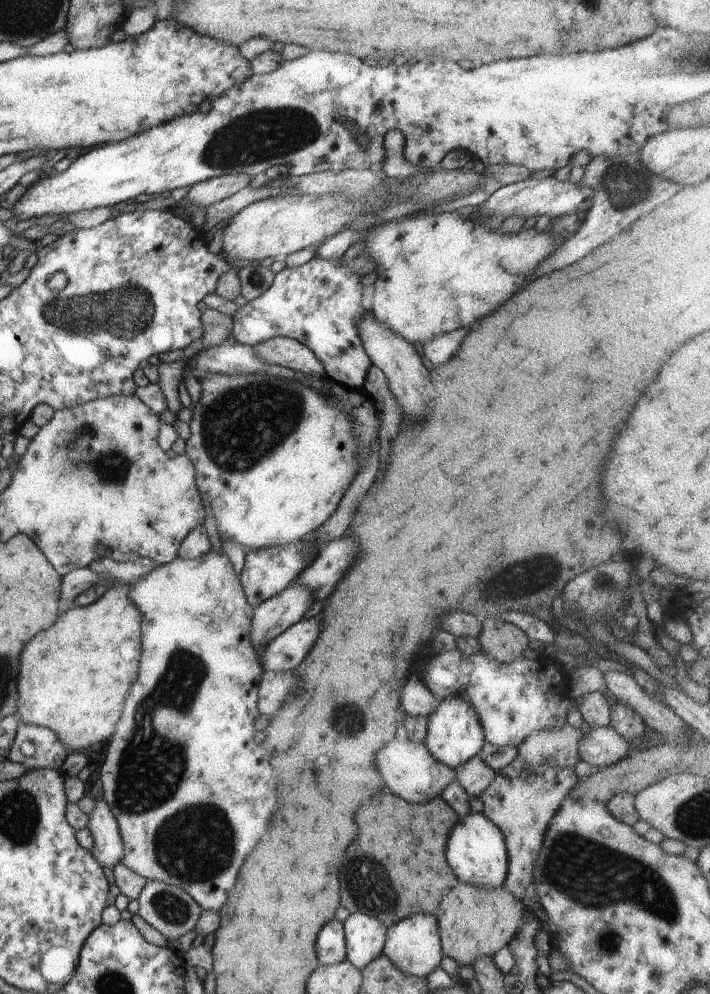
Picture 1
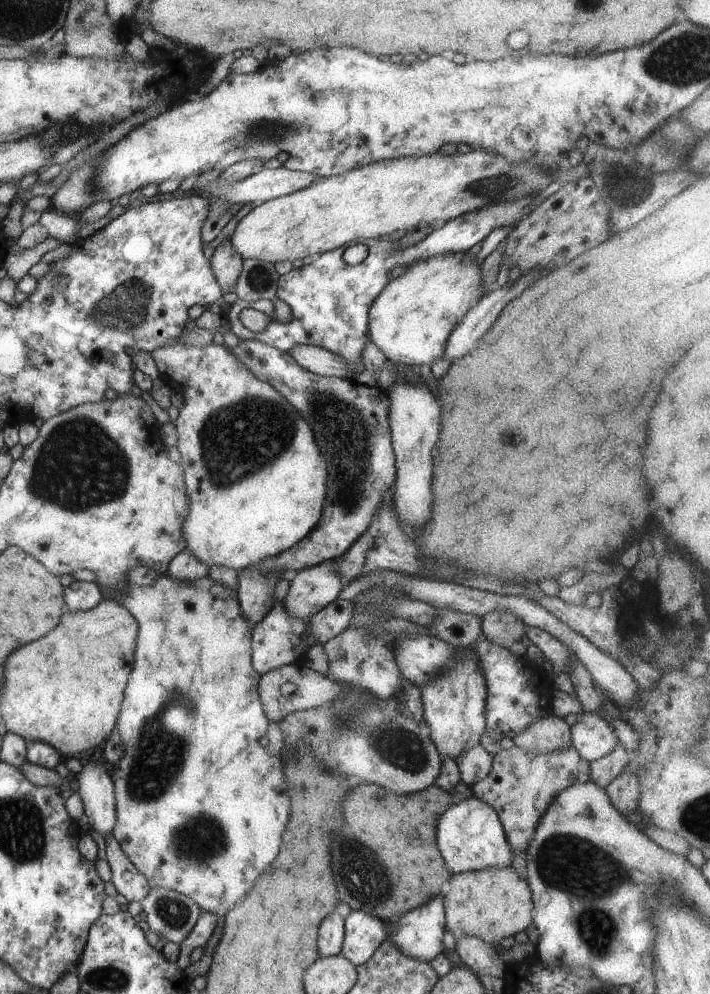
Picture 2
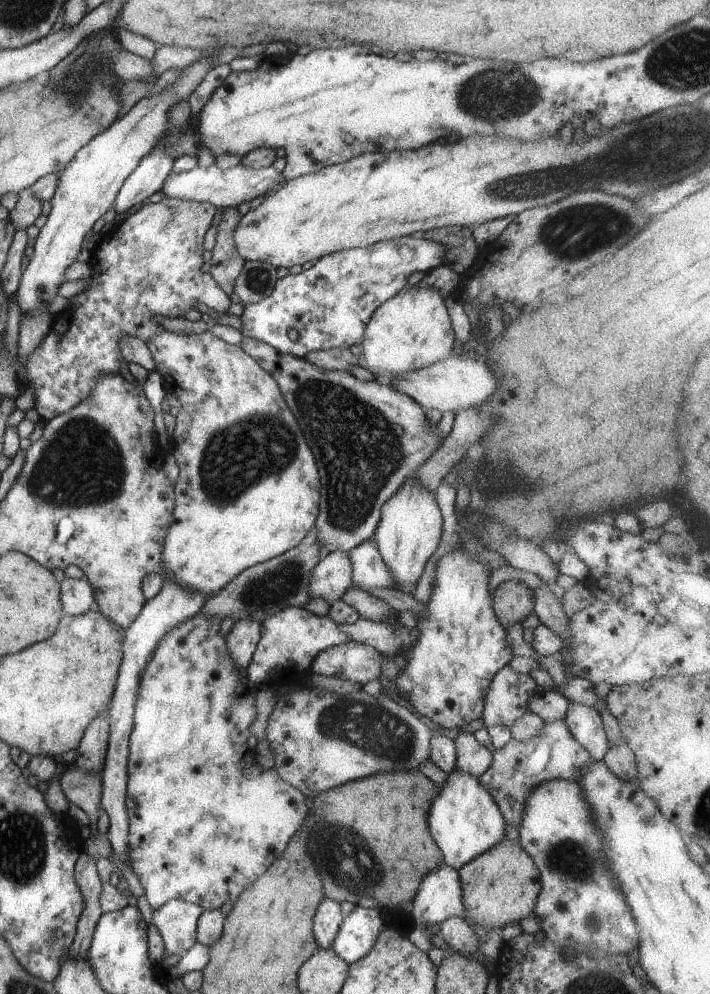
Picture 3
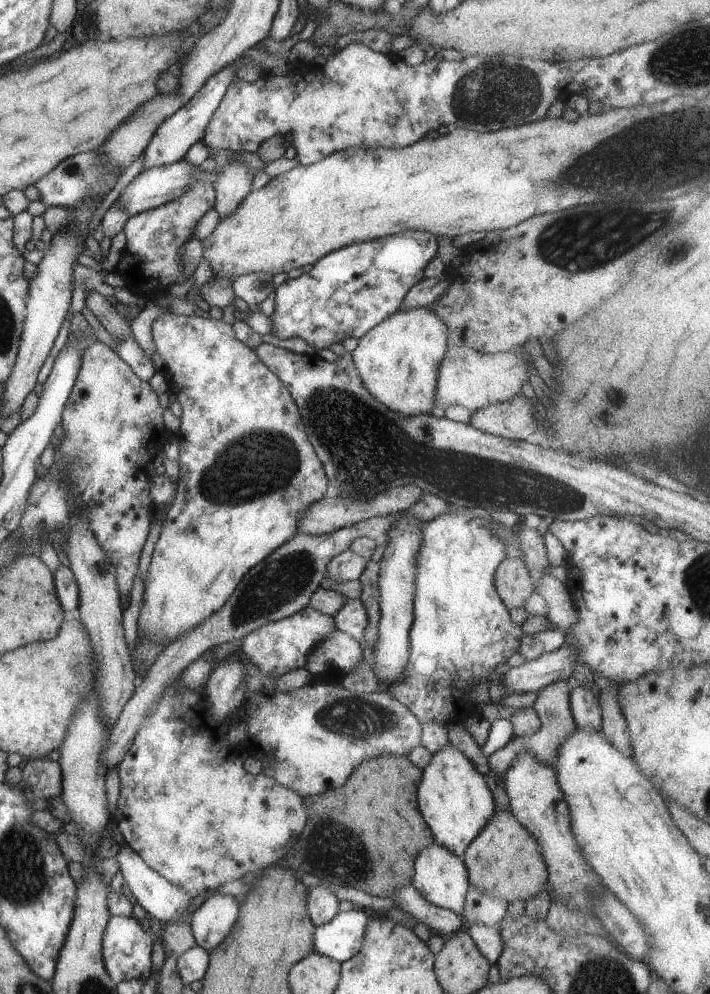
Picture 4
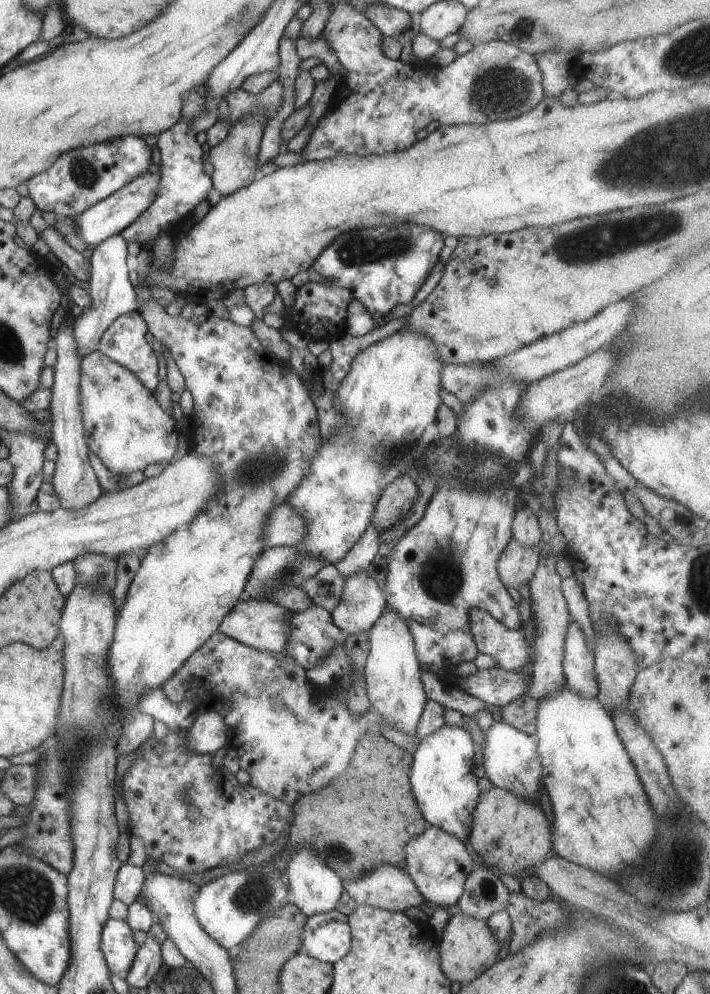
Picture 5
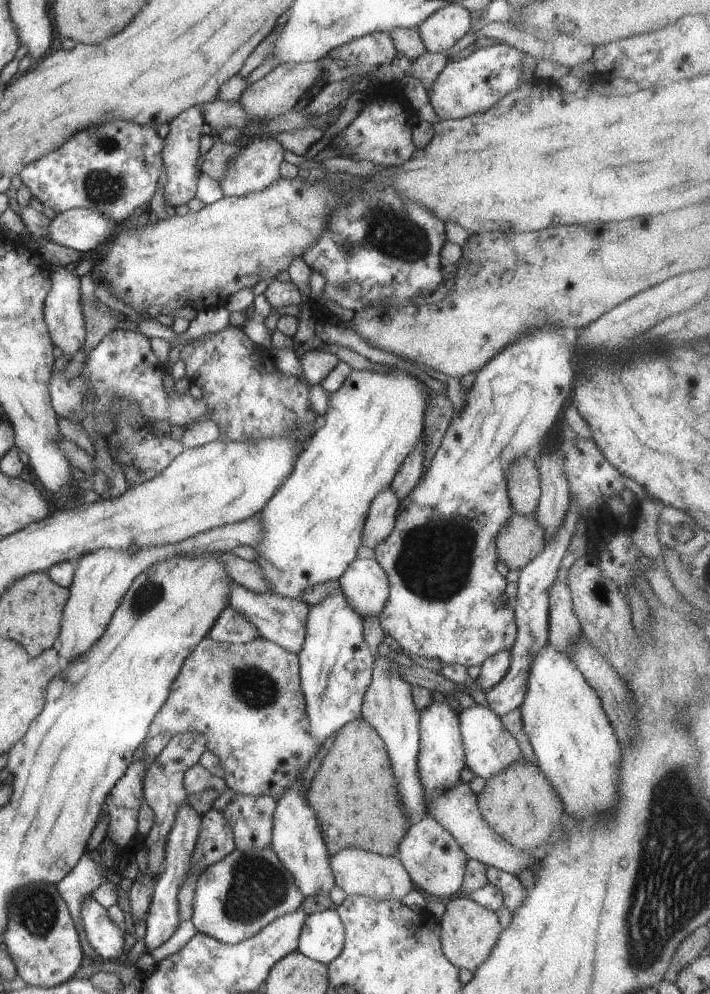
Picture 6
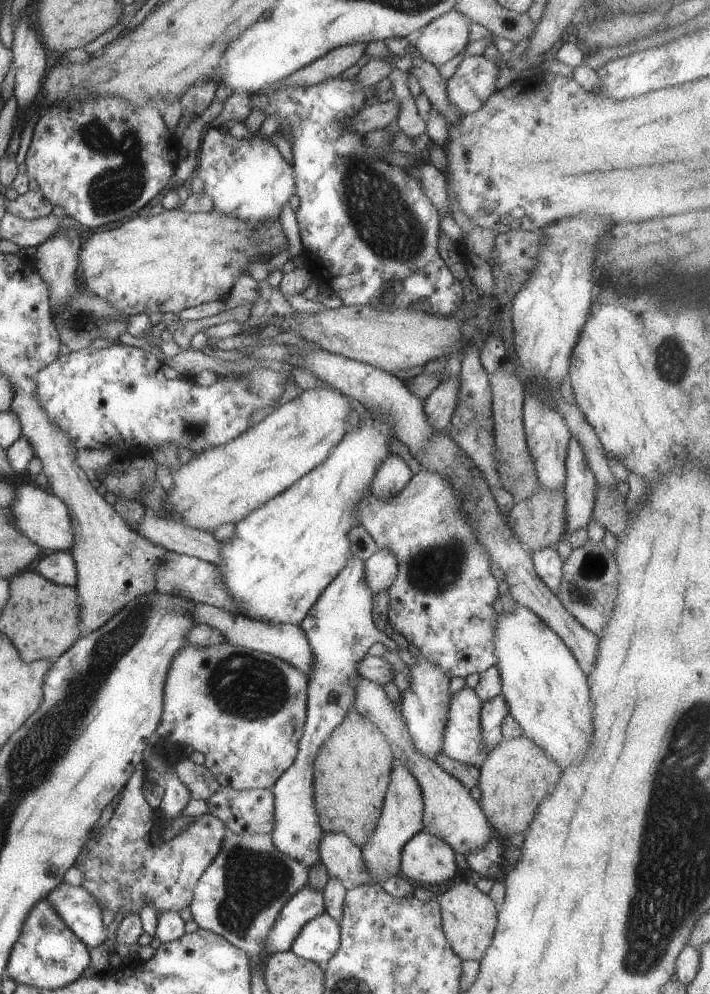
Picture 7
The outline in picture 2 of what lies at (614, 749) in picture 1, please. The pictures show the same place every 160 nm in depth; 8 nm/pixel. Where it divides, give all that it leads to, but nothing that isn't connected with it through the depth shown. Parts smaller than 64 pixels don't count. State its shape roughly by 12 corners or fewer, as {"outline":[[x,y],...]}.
{"outline":[[598,713],[579,714],[571,741],[589,763],[619,745]]}

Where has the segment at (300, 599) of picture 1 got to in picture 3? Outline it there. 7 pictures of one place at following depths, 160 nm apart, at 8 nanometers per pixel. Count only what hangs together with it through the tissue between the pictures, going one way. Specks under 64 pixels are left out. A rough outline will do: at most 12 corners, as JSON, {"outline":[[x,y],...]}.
{"outline":[[328,553],[311,570],[309,594],[332,604],[354,586],[348,553]]}

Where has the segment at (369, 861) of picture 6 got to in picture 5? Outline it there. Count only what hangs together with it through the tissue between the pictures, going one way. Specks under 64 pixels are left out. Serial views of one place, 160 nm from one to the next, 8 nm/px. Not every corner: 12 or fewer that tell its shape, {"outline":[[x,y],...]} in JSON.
{"outline":[[376,864],[344,881],[352,902],[404,913],[425,910],[410,875]]}

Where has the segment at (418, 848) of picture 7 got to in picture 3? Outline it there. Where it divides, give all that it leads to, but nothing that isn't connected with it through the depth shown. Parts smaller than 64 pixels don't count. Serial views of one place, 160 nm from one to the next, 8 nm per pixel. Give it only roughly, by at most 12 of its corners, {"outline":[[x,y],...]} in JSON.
{"outline":[[444,862],[421,880],[411,902],[414,928],[406,936],[427,953],[428,928],[465,916],[458,871]]}

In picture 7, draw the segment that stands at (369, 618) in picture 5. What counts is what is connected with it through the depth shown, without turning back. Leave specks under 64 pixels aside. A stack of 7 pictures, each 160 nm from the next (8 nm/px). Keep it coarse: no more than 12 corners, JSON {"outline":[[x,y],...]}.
{"outline":[[380,549],[365,560],[373,595],[387,592],[399,571],[397,558]]}

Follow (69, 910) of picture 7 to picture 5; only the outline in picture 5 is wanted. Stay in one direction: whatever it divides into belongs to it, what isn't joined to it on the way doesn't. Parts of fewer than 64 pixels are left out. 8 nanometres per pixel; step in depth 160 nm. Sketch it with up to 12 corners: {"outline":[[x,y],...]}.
{"outline":[[108,919],[101,949],[110,974],[126,978],[139,947],[125,920]]}

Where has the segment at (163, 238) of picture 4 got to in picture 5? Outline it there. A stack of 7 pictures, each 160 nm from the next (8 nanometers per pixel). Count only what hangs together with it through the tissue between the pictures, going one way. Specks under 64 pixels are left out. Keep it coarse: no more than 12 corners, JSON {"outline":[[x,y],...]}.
{"outline":[[189,121],[157,138],[160,186],[120,232],[152,248],[213,188]]}

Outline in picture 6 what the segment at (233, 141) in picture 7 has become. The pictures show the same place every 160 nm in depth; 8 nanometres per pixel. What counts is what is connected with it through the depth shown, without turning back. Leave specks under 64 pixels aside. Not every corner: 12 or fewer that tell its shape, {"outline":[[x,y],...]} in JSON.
{"outline":[[254,139],[228,165],[220,188],[241,197],[274,184],[284,147]]}

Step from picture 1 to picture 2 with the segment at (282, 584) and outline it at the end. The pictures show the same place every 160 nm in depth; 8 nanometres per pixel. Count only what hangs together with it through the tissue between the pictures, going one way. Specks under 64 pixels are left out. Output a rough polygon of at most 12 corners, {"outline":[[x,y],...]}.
{"outline":[[250,339],[231,353],[306,418],[327,462],[318,524],[237,576],[253,626],[274,587],[343,555],[396,480],[389,397]]}

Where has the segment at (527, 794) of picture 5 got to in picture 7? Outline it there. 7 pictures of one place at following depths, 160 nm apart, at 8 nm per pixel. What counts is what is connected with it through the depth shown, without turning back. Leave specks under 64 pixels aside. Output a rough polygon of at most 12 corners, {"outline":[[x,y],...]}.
{"outline":[[451,695],[443,754],[480,768],[481,700]]}

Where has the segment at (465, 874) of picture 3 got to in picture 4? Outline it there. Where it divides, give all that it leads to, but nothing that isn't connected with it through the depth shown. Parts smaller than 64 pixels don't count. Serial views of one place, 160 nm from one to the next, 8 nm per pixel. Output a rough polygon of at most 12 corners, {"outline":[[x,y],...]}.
{"outline":[[496,811],[461,859],[472,888],[525,903],[546,888],[537,840]]}

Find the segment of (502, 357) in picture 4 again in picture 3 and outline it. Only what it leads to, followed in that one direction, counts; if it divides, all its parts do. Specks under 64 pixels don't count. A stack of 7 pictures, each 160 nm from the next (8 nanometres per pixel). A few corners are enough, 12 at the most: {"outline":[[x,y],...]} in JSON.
{"outline":[[453,352],[404,375],[375,376],[424,410],[458,412],[492,396],[488,368]]}

